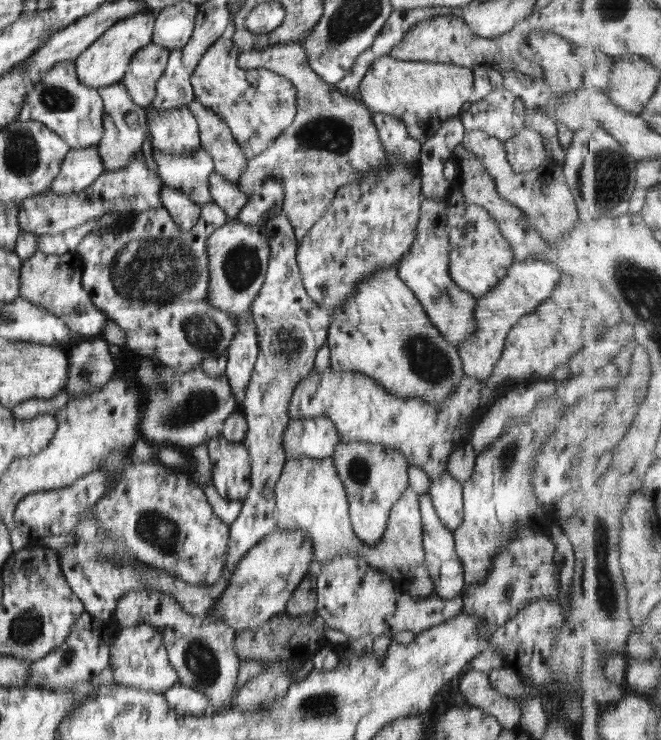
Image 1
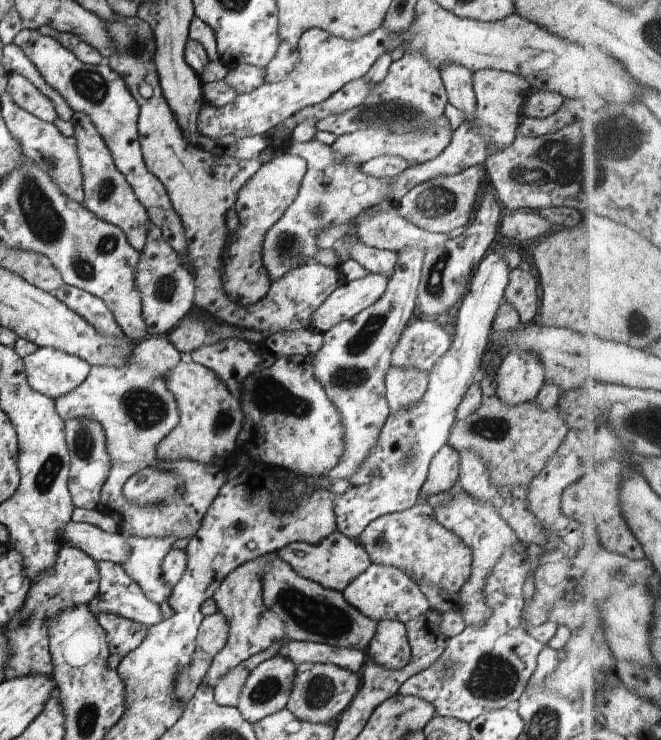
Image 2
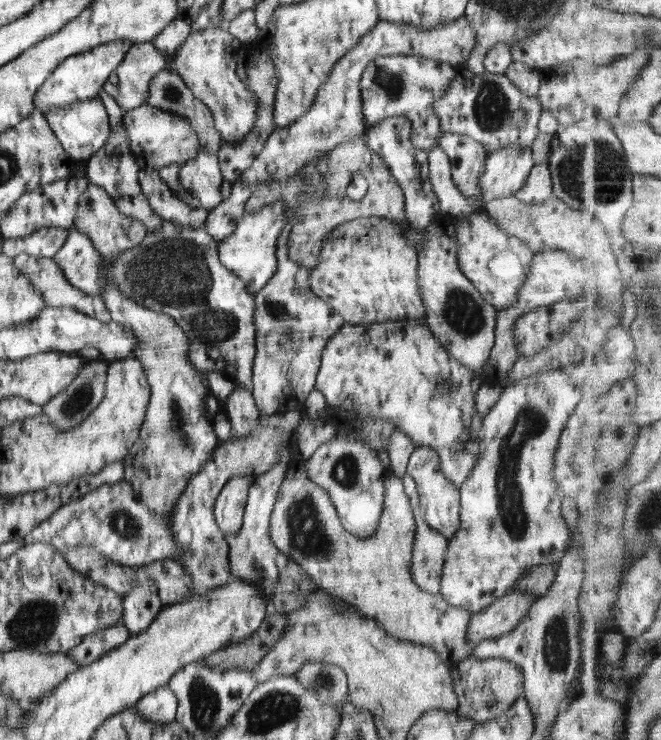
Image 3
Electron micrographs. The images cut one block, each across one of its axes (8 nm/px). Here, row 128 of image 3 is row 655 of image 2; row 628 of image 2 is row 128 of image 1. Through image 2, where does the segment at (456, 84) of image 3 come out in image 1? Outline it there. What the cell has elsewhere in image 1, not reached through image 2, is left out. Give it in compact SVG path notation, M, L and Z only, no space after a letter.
M505 88L492 90L481 100L472 100L459 112L466 132L481 130L504 143L524 128L525 102Z

